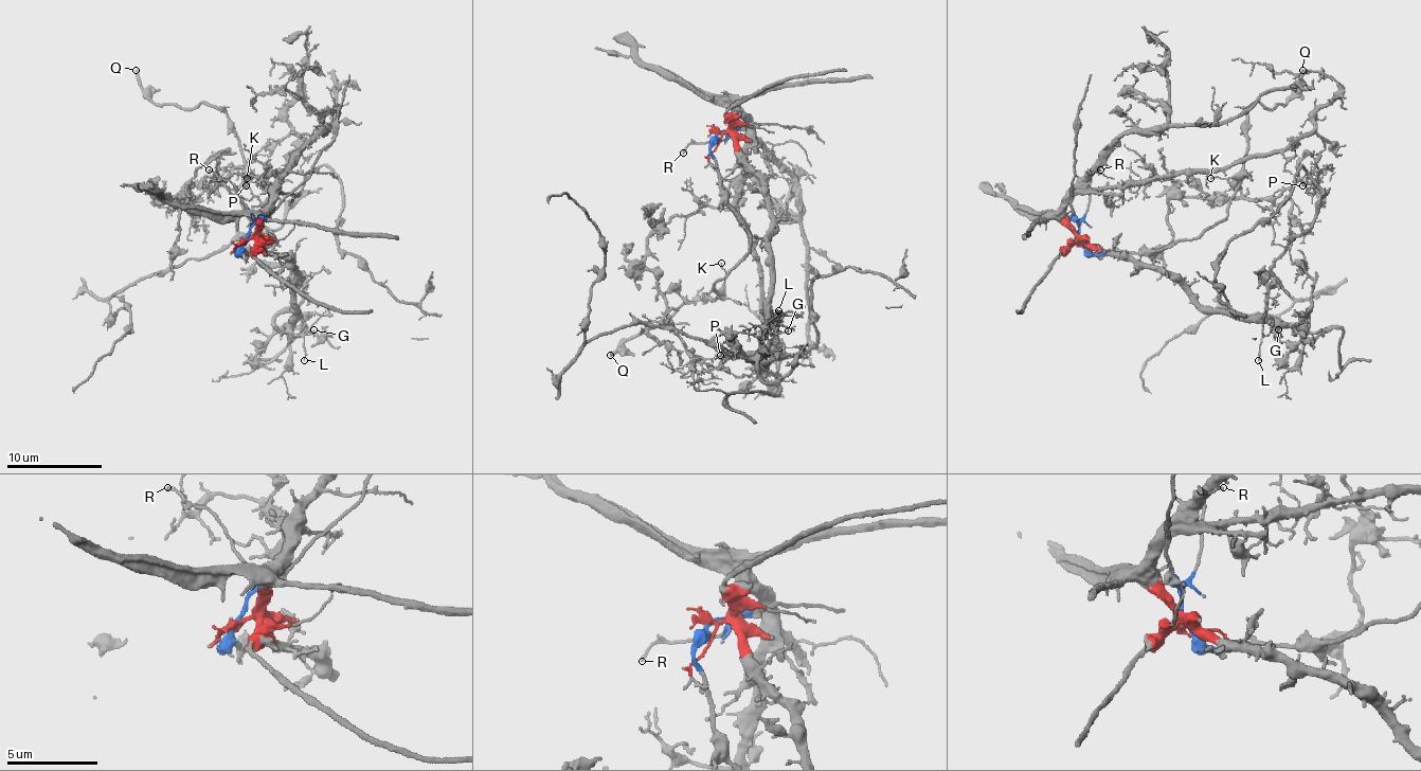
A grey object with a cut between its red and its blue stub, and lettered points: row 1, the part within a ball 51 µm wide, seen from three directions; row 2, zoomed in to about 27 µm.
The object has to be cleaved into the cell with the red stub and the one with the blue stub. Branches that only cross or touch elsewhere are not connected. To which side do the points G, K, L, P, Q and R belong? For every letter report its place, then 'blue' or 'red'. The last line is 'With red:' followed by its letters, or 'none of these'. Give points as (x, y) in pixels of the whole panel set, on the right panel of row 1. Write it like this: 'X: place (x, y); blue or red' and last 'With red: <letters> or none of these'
G: place (1278, 329); red
K: place (1210, 178); blue
L: place (1258, 360); red
P: place (1302, 185); red
Q: place (1302, 70); blue
R: place (1100, 169); blue
With red: G, L, P

